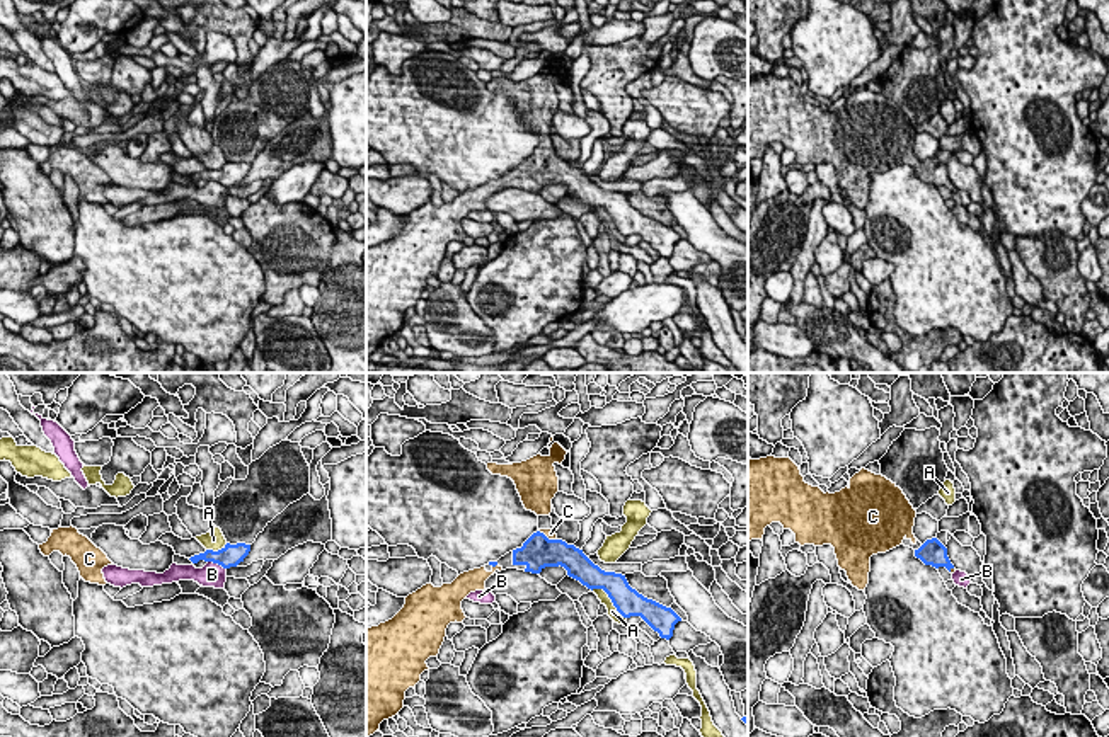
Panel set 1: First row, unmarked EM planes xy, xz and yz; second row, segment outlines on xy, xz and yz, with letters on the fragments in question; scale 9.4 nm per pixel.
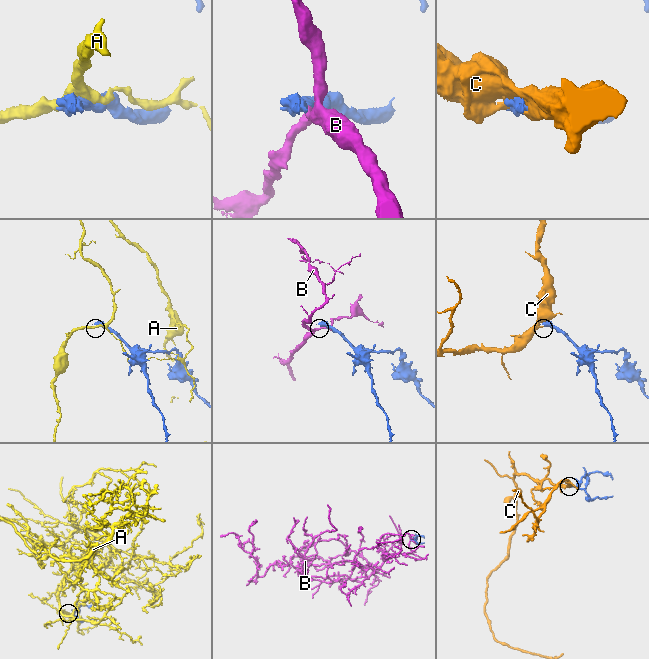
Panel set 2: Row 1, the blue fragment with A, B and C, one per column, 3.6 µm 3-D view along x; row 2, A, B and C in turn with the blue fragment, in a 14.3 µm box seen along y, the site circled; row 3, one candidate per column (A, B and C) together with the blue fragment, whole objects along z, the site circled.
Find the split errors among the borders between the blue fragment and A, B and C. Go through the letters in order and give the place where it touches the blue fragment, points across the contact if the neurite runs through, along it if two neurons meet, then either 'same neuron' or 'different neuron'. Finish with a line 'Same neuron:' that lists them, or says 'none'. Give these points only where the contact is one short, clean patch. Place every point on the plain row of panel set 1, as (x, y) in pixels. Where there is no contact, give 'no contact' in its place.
A: contact xz (610, 217); different neuron
B: contact xy (217, 181); different neuron
C: contact xz (545, 155); same neuron
Same neuron: C

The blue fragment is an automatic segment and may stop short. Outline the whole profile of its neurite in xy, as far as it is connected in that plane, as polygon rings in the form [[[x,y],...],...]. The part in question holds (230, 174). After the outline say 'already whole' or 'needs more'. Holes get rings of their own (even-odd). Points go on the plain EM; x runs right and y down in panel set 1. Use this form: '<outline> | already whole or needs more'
[[[227,162],[218,170],[206,169],[204,172],[194,174],[189,179],[192,182],[198,182],[199,179],[213,180],[213,182],[221,184],[223,187],[230,187],[230,186],[237,186],[240,180],[244,180],[244,177],[249,174],[249,170],[250,170],[250,163],[245,163],[245,162],[230,163],[230,162]]] | already whole

